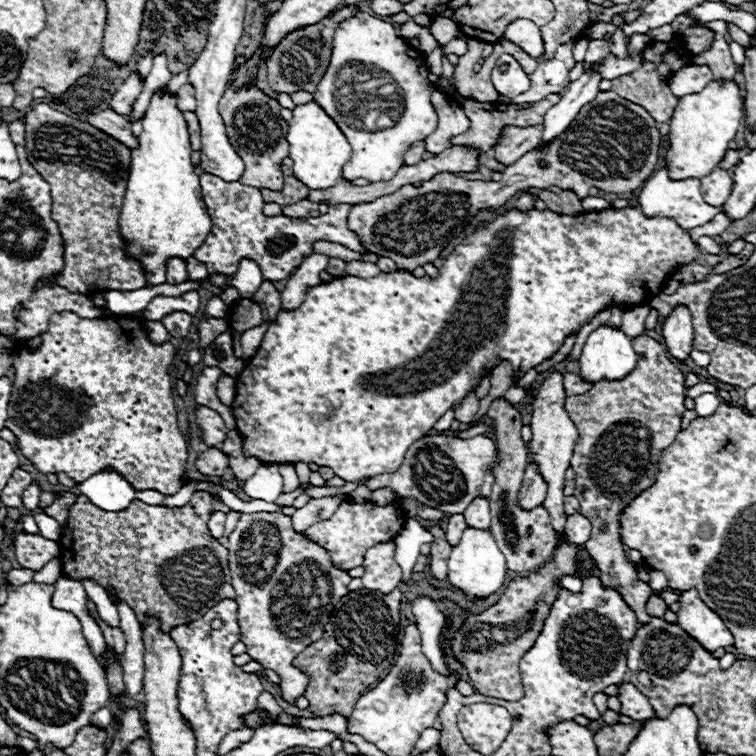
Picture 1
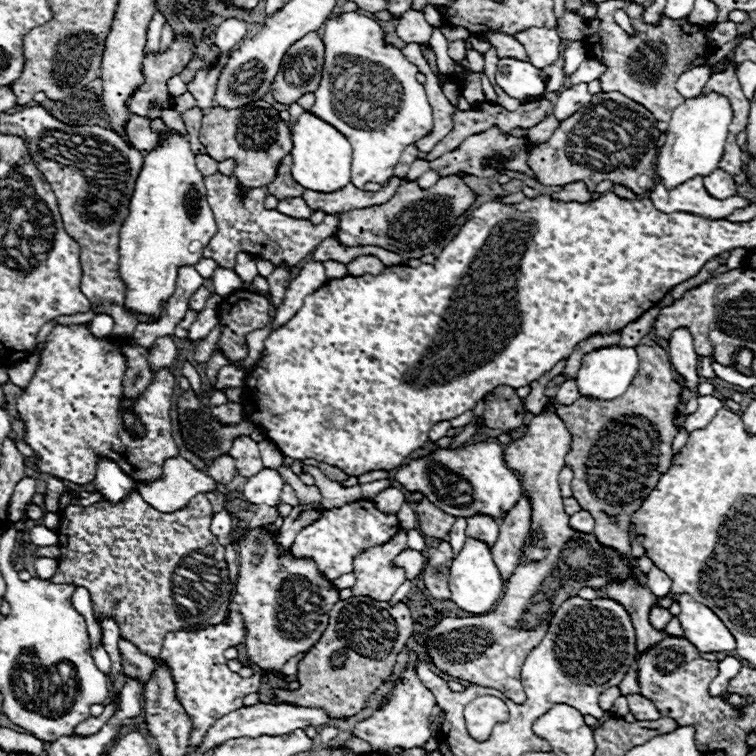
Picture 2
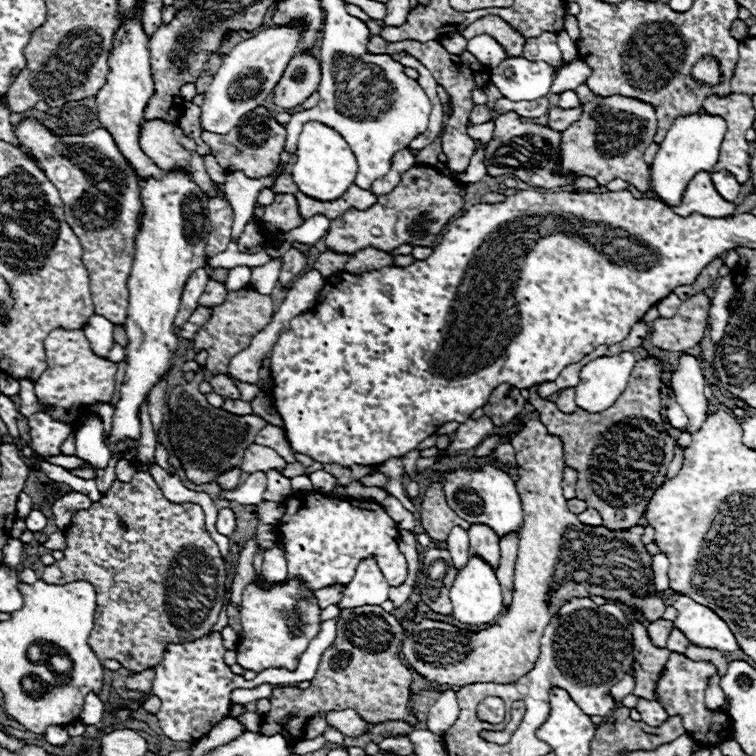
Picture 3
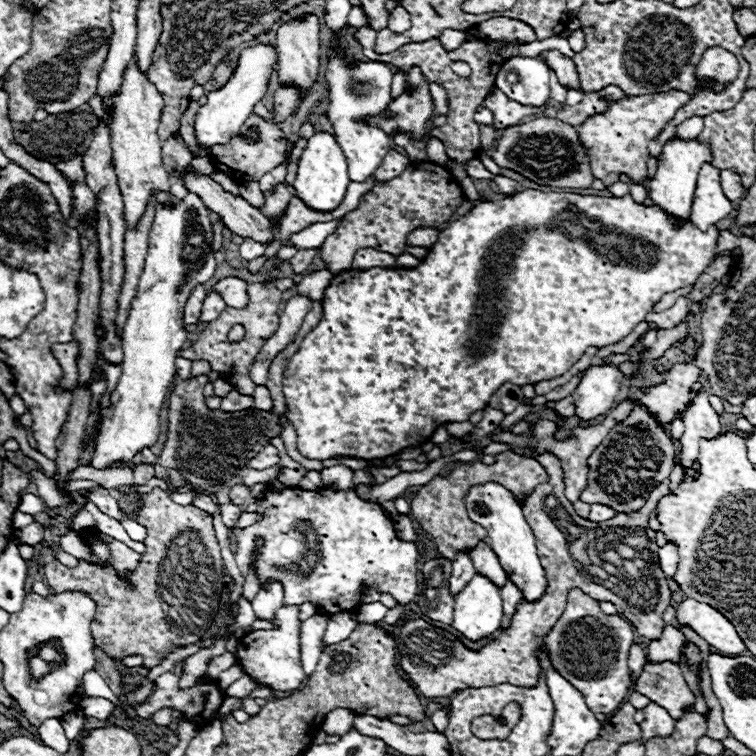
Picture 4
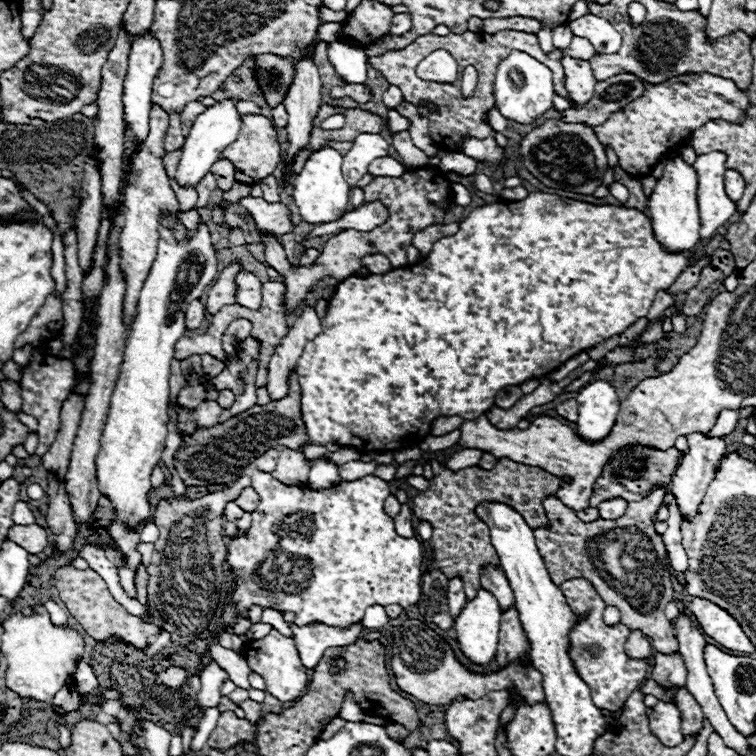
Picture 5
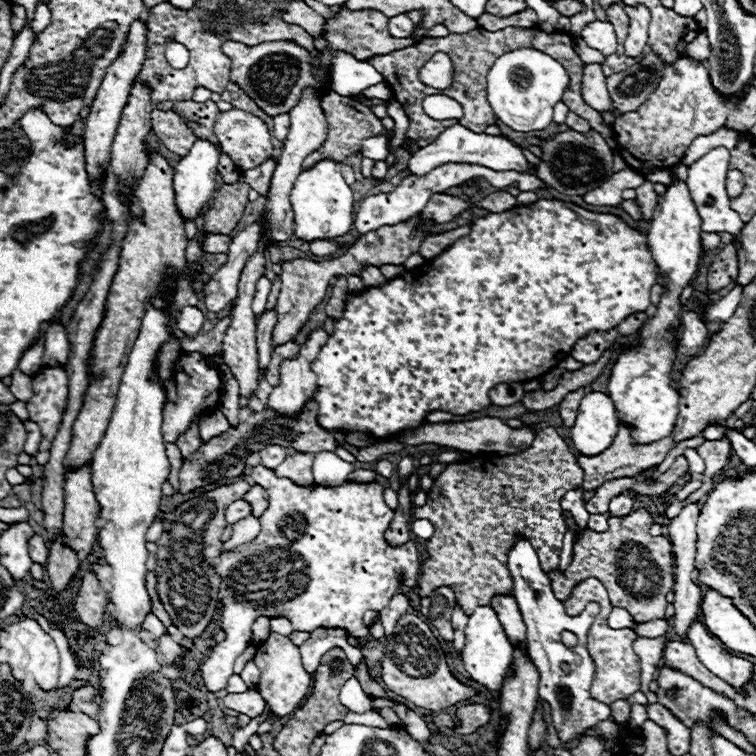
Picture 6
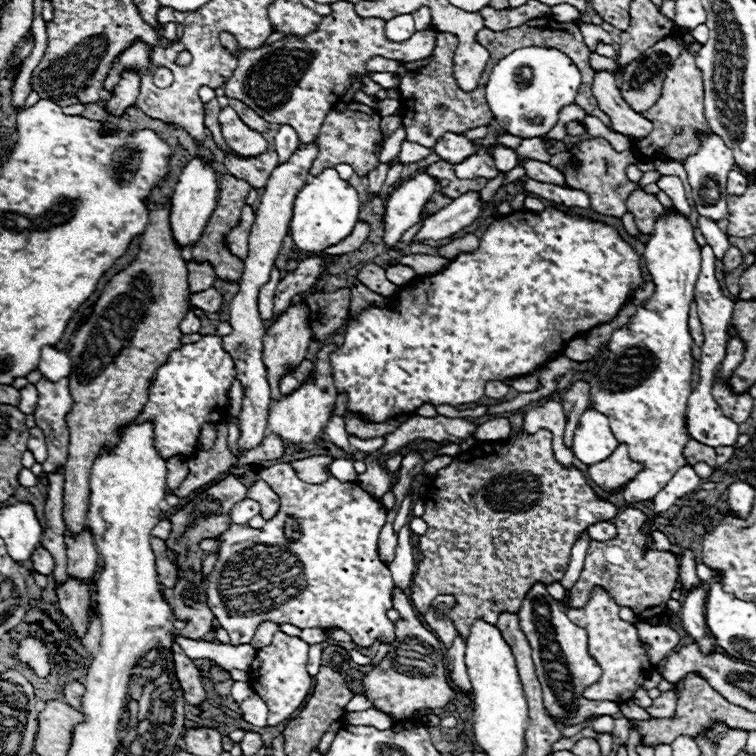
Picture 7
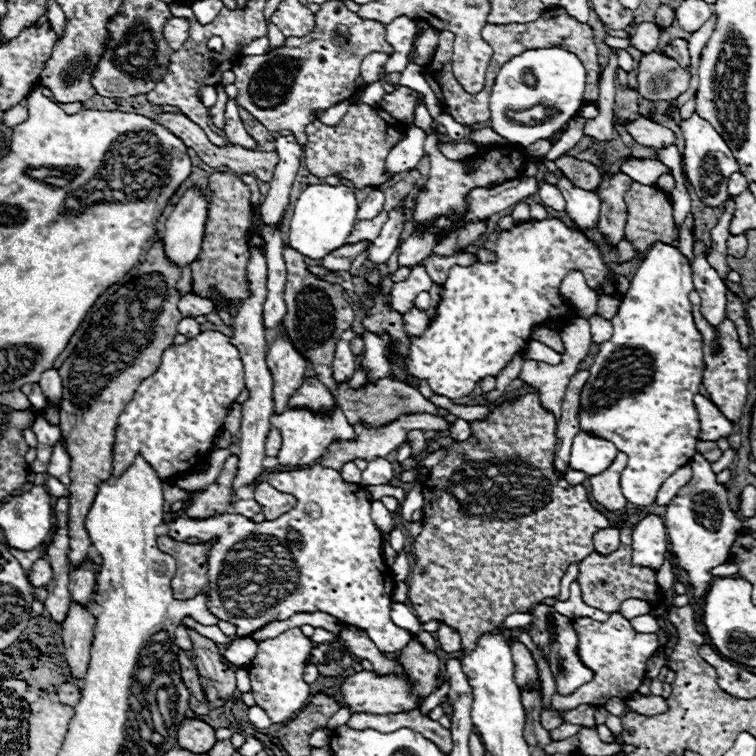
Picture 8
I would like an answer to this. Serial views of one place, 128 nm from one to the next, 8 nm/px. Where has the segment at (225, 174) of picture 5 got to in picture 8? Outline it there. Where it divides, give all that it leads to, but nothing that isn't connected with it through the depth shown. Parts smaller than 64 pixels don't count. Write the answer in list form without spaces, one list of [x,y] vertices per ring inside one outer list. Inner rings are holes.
[[[222,84],[216,86],[216,94],[218,94],[218,102],[216,102],[214,108],[210,110],[210,118],[212,118],[212,124],[214,124],[214,126],[222,128],[222,126],[224,126],[224,106],[226,106],[226,102],[228,102],[228,96],[226,96]]]

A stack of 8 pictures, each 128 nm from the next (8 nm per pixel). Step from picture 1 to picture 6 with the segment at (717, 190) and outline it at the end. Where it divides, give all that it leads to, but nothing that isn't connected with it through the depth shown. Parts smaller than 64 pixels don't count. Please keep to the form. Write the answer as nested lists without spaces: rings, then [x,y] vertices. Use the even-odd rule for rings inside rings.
[[[728,170],[728,178],[726,178],[726,192],[730,198],[740,196],[740,192],[744,190],[744,176],[738,170]]]

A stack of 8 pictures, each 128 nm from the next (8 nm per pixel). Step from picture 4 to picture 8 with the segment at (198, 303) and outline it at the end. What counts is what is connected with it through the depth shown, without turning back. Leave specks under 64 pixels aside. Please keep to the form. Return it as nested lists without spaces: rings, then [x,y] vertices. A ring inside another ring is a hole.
[[[182,318],[178,324],[178,334],[184,334],[186,338],[194,338],[200,334],[200,324],[194,318]]]

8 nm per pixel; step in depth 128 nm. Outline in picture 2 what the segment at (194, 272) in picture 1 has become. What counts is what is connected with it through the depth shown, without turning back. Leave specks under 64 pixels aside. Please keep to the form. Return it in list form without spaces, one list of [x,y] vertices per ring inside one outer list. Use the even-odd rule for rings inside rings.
[[[202,257],[200,262],[198,262],[194,268],[198,270],[198,274],[200,274],[202,278],[210,278],[210,276],[214,274],[214,270],[218,268],[218,264],[216,264],[216,262],[210,258]]]

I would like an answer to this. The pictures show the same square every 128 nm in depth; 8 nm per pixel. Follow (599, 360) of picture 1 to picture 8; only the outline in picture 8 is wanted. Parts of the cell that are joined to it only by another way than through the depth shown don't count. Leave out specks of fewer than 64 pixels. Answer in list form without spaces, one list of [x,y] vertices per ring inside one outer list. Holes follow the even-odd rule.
[[[578,432],[572,442],[570,468],[580,470],[586,476],[596,476],[614,462],[616,454],[618,454],[618,450],[612,442],[600,440],[586,432]]]

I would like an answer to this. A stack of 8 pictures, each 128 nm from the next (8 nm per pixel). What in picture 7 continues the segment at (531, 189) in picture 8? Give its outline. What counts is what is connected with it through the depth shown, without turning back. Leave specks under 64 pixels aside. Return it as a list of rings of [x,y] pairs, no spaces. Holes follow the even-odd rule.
[[[480,192],[462,194],[452,204],[426,218],[418,234],[412,238],[412,244],[420,240],[442,240],[454,236],[462,228],[470,226],[486,206],[488,204],[480,200]]]

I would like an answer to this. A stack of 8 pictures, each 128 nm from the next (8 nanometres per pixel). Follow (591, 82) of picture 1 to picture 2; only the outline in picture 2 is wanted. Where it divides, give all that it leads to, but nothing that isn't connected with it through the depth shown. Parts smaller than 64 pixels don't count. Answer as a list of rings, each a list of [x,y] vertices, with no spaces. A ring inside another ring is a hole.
[[[578,84],[578,86],[566,88],[564,92],[558,94],[558,100],[556,100],[556,106],[554,106],[554,112],[552,114],[558,120],[564,120],[564,118],[572,116],[572,112],[576,112],[584,104],[588,104],[590,98],[592,98],[592,94],[588,94],[586,84]]]

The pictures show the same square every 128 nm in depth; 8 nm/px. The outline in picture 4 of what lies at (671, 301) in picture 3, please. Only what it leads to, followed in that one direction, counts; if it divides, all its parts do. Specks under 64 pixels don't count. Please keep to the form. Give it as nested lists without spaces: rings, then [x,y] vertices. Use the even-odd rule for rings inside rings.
[[[680,296],[676,300],[676,304],[664,312],[650,312],[646,315],[646,322],[654,322],[658,328],[674,328],[676,324],[680,324],[680,320],[684,320],[686,312],[688,312],[688,300],[684,296]]]

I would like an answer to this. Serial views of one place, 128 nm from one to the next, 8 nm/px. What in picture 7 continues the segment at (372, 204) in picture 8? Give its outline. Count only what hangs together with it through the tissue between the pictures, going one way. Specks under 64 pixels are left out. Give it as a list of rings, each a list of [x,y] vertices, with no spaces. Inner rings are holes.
[[[405,140],[400,152],[403,152],[403,164],[418,162],[431,153],[431,149],[424,147],[418,143]],[[380,164],[376,170],[372,170],[372,172],[368,174],[368,190],[370,190],[372,194],[380,194],[388,170],[390,170],[388,164]]]

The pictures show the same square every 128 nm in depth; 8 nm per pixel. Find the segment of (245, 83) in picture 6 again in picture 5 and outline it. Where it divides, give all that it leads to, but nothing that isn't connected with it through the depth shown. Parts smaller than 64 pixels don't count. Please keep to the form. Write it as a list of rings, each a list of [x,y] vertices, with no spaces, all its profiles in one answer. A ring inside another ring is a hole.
[[[260,54],[256,56],[254,76],[256,82],[264,94],[264,100],[268,106],[276,108],[284,102],[284,96],[288,94],[288,88],[294,80],[294,62],[276,54]]]

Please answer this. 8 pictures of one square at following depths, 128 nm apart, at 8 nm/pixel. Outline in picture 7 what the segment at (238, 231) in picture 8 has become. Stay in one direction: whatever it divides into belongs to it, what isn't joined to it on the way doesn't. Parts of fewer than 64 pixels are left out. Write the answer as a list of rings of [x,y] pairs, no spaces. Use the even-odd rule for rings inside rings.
[[[230,174],[220,176],[220,180],[218,180],[218,202],[216,202],[216,208],[214,208],[214,212],[212,212],[212,216],[210,216],[210,220],[208,220],[208,224],[204,228],[204,234],[200,236],[198,244],[192,248],[194,260],[196,262],[208,262],[208,264],[212,264],[216,276],[220,280],[226,280],[226,282],[240,282],[240,276],[242,276],[242,270],[244,270],[244,262],[228,250],[224,238],[230,234],[232,228],[238,226],[240,214],[242,214],[242,208],[246,204],[250,188],[252,186],[248,182],[244,182],[244,180],[236,178],[236,176],[230,176]]]

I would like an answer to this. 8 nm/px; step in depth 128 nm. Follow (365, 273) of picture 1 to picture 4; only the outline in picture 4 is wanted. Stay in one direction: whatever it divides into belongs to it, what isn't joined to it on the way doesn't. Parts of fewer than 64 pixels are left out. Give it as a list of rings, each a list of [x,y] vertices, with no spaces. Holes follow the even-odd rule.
[[[362,248],[356,252],[352,268],[356,270],[370,270],[370,268],[394,268],[396,258],[388,252],[378,252],[374,248]]]

